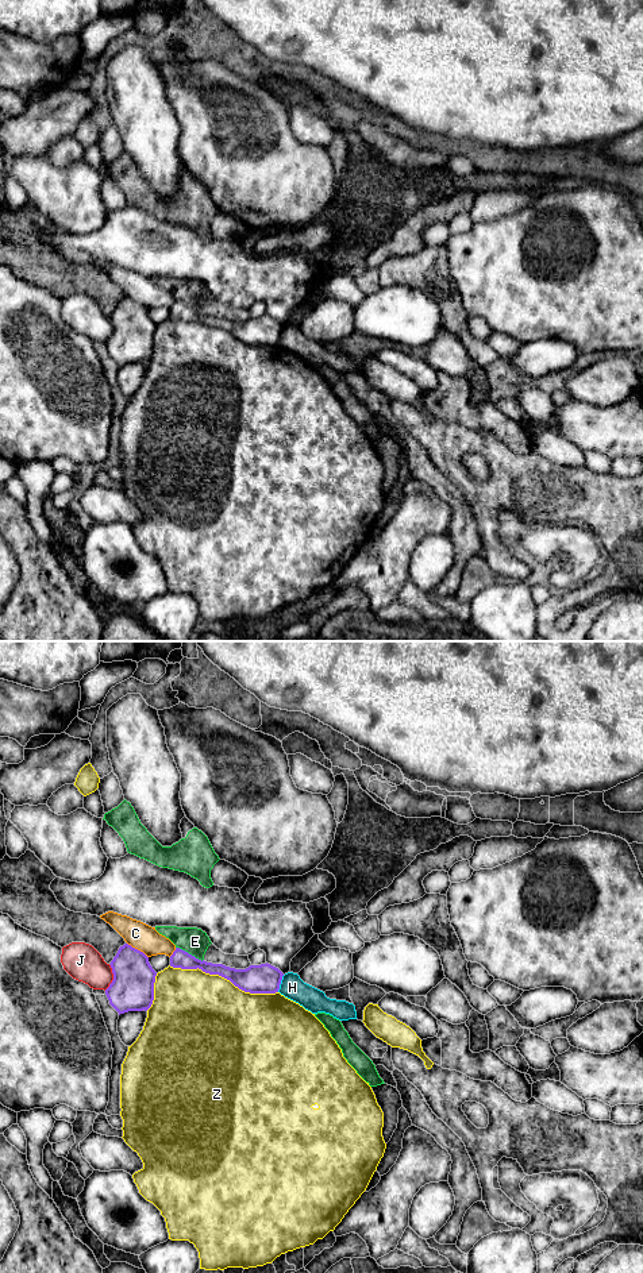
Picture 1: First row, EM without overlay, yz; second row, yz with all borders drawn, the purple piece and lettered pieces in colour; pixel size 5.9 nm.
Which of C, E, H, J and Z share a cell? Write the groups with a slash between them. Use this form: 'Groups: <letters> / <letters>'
Groups: C / E / H / J / Z

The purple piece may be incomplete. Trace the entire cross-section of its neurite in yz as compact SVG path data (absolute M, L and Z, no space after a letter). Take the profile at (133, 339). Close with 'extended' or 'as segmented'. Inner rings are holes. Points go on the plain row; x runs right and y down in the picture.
M124 296L111 313L113 332L105 342L109 356L120 366L128 363L147 363L154 352L157 324L149 309Z | as segmented

